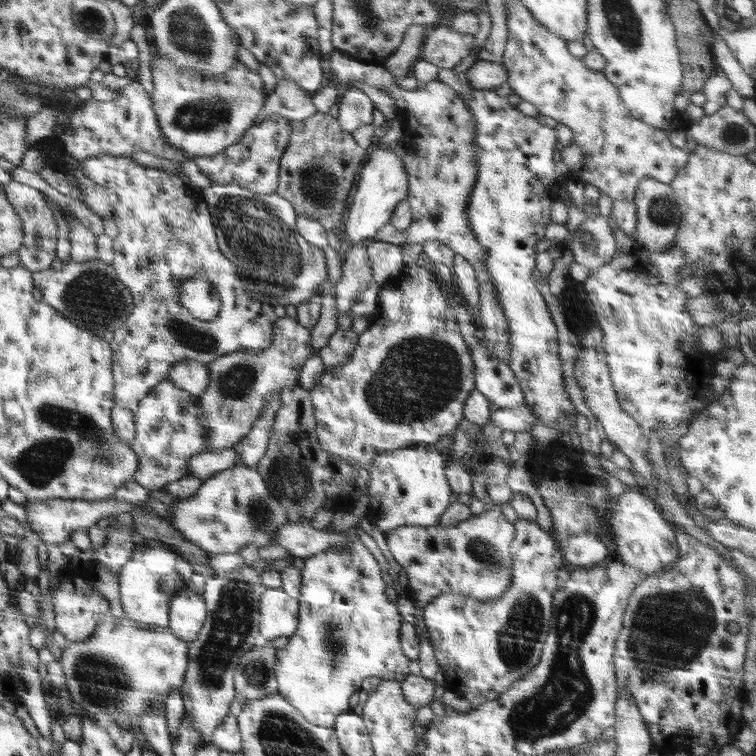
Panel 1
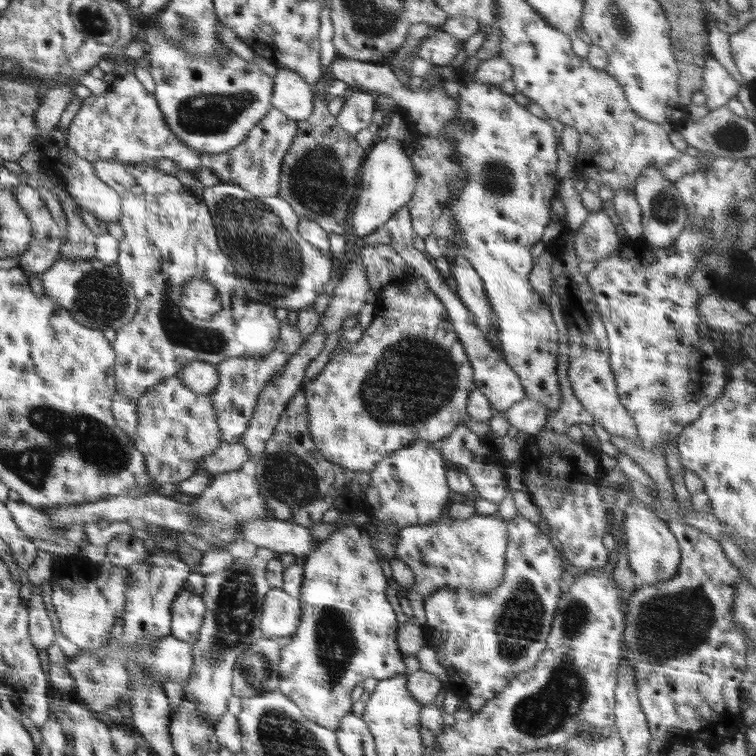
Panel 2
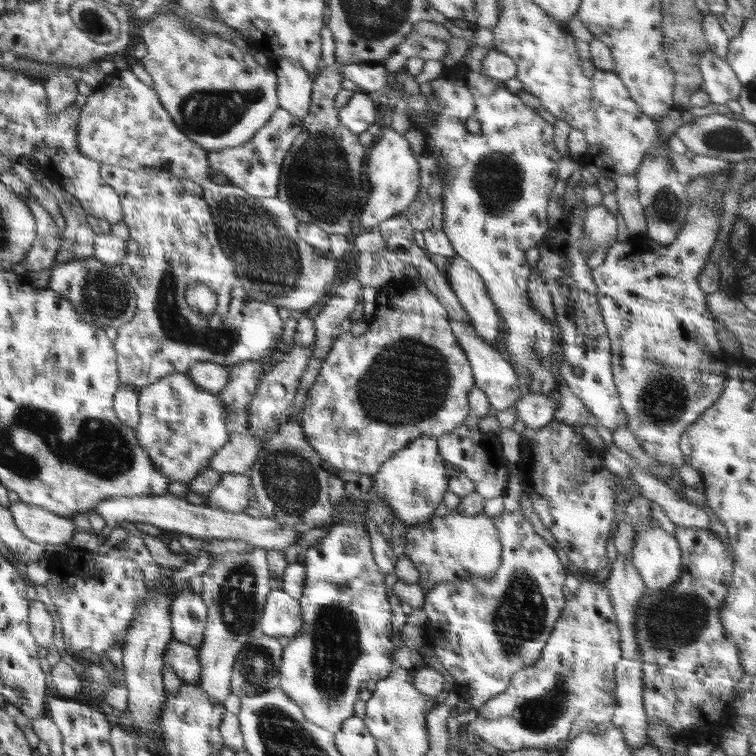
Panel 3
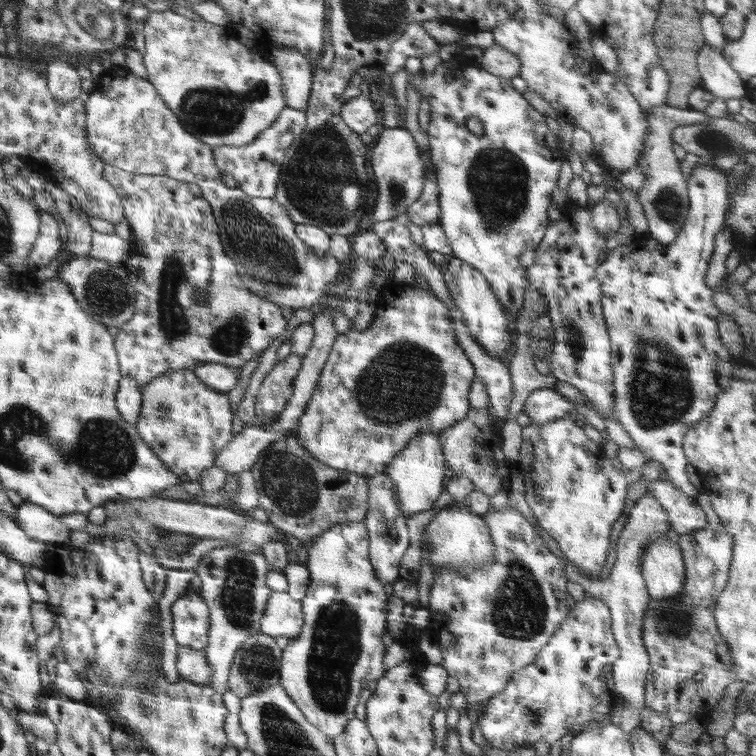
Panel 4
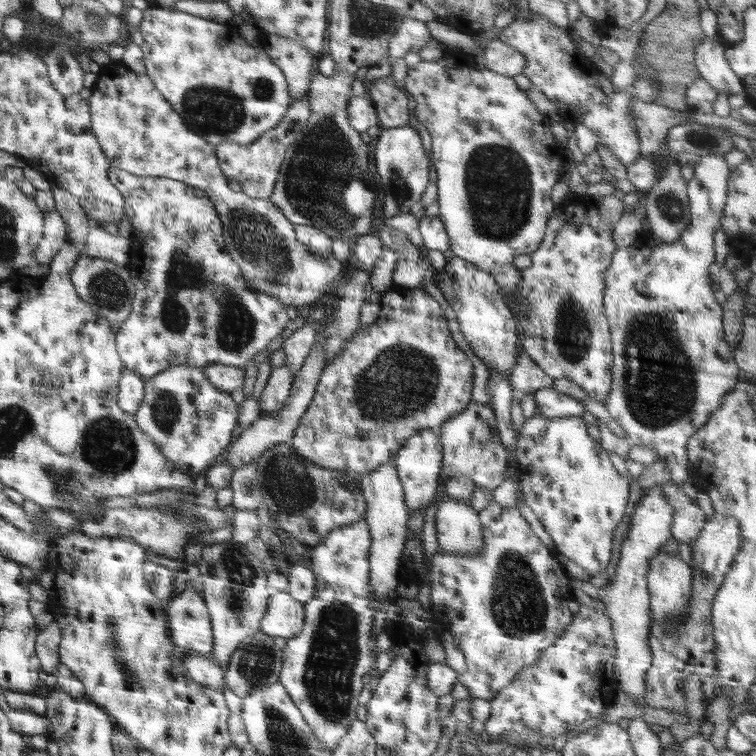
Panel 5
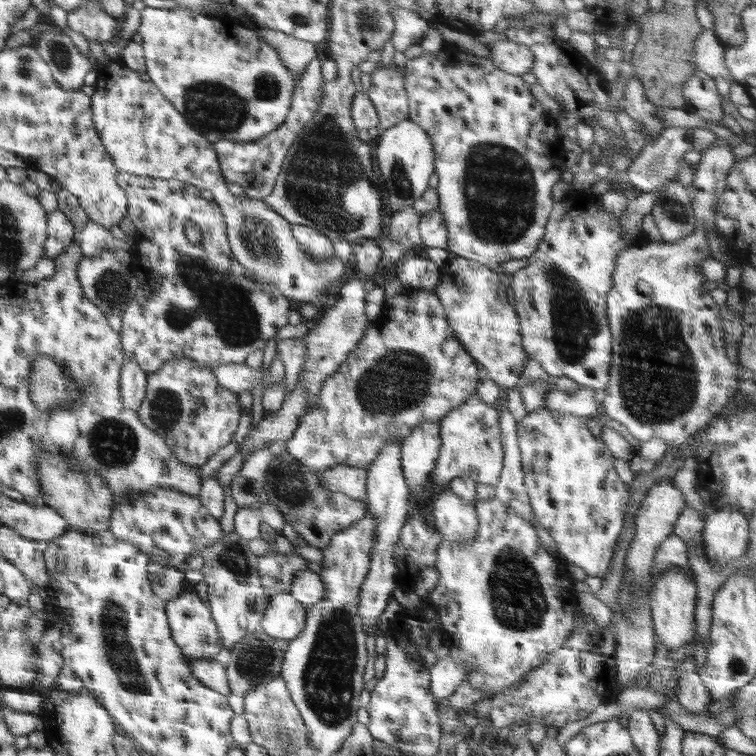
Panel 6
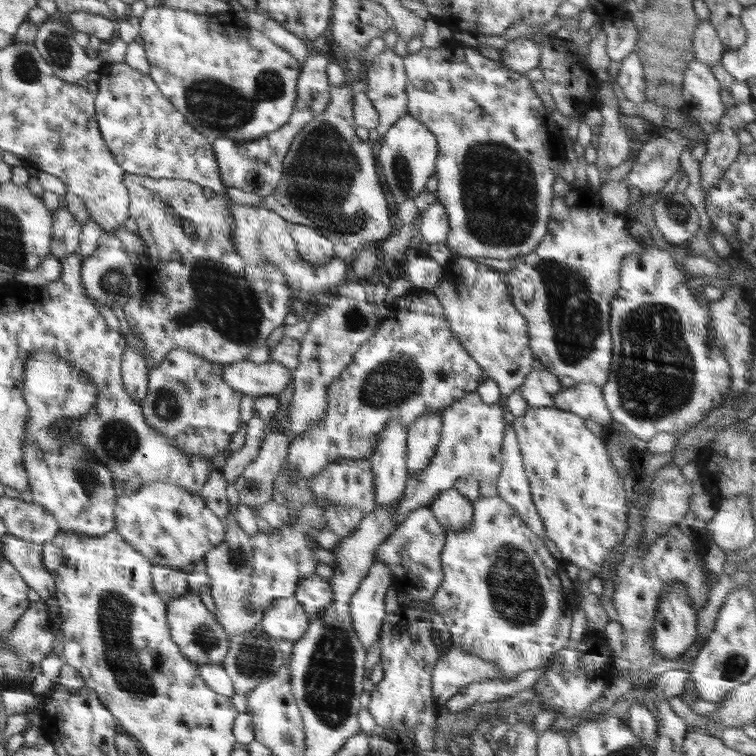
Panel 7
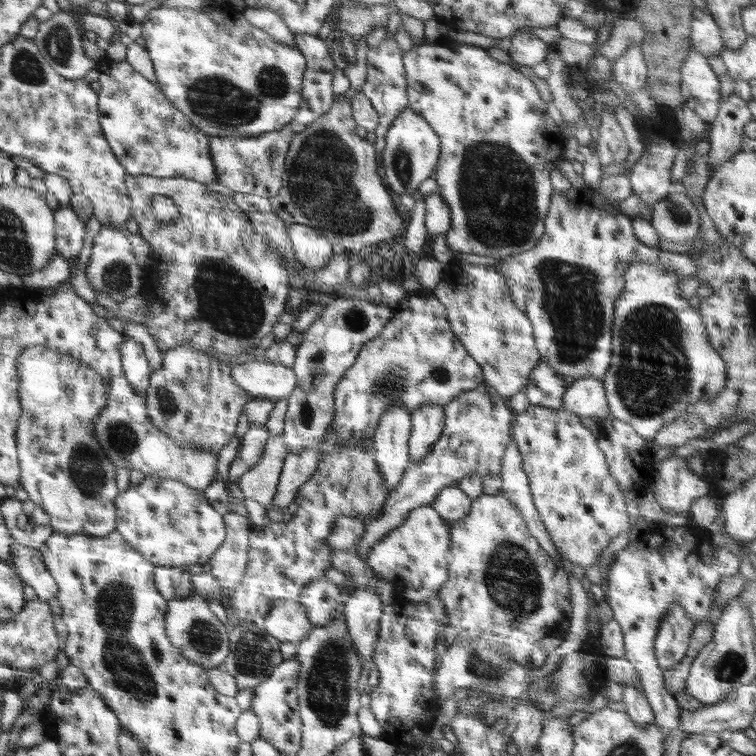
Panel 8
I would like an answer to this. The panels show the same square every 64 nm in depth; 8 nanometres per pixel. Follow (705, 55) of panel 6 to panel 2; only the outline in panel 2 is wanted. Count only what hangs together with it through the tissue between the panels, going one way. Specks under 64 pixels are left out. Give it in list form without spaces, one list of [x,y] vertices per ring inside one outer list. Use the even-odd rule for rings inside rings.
[[[712,56],[705,60],[702,71],[703,84],[700,92],[706,97],[705,106],[710,111],[727,105],[730,99],[737,96],[741,86],[732,79],[732,75]]]

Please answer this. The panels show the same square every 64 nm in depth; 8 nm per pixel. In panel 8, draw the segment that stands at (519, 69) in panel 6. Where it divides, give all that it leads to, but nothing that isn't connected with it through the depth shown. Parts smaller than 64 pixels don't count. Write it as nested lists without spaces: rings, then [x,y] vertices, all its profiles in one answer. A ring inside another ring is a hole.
[[[519,32],[514,34],[507,44],[509,59],[518,67],[533,68],[545,60],[550,48],[532,33]]]

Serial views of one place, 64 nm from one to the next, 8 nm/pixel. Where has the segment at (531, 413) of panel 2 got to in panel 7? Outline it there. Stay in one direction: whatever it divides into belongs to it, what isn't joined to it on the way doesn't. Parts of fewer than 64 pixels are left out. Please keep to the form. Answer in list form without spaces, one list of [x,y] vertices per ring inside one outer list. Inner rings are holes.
[[[578,382],[572,388],[558,391],[553,396],[553,407],[572,412],[583,419],[590,418],[602,426],[613,421],[603,397],[603,390],[591,382]]]

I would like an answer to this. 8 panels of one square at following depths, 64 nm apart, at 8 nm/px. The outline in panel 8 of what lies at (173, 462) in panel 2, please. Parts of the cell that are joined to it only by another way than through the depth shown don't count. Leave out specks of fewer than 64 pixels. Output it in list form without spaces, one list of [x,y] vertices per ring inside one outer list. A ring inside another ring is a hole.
[[[183,346],[168,350],[162,356],[161,368],[152,370],[149,378],[145,396],[148,418],[158,430],[165,432],[176,444],[205,448],[218,454],[232,438],[235,438],[234,431],[243,412],[242,408],[254,397],[231,379],[231,366],[215,357]]]

